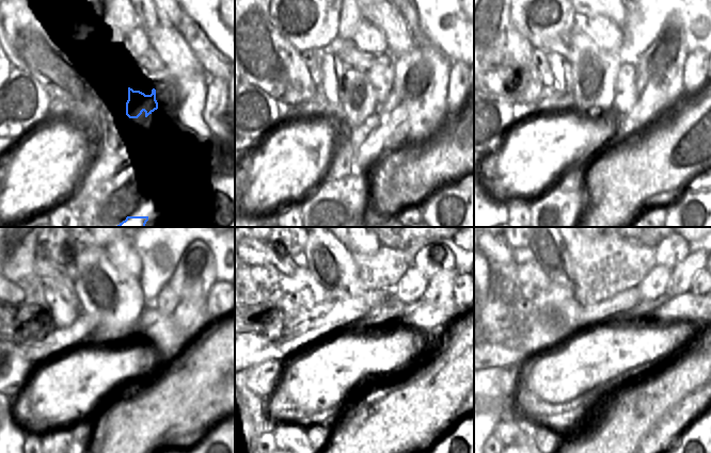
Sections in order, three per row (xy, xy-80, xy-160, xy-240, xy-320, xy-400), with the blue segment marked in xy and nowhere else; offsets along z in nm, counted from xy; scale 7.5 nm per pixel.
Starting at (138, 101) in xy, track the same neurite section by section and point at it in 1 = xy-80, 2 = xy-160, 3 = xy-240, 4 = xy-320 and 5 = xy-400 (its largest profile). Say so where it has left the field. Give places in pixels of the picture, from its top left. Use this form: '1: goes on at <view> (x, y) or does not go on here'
1: goes on at xy-80 (394, 98)
2: goes on at xy-160 (642, 77)
3: goes on at xy-240 (167, 301)
4: goes on at xy-320 (410, 288)
5: goes on at xy-400 (653, 285)

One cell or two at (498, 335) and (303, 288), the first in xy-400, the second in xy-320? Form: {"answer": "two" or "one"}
{"answer": "one"}

